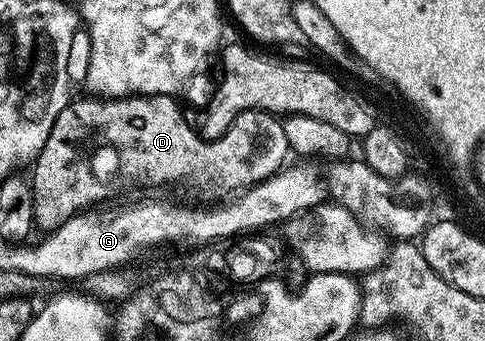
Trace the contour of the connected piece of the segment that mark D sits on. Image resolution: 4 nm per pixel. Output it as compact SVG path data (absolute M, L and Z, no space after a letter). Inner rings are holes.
M141 94L130 98L105 98L103 96L87 96L88 98L77 97L69 102L66 108L62 108L62 112L58 112L58 120L54 120L54 128L50 128L50 136L46 136L46 144L42 148L42 152L37 156L34 165L31 167L32 174L30 178L33 183L38 184L38 213L35 216L35 225L37 227L44 226L48 222L47 229L49 231L57 230L62 224L66 224L66 220L70 220L73 216L72 210L66 210L66 200L64 193L68 186L72 186L72 206L80 206L85 211L95 207L97 204L104 204L107 198L112 198L115 194L120 194L123 190L156 190L159 186L185 186L192 194L197 194L201 198L201 203L212 204L217 200L227 199L229 196L239 195L248 189L249 186L255 186L257 182L264 182L272 174L282 169L289 161L290 151L288 141L286 140L286 132L284 131L283 121L279 117L273 116L263 110L247 110L242 112L232 121L231 128L220 138L210 138L205 140L199 133L192 131L192 126L186 119L182 118L182 114L176 107L177 99L172 96L161 96L159 94ZM72 166L76 166L76 170L80 170L80 174L92 174L92 178L84 178L84 182L80 182L80 178L76 178L76 182L72 182L72 178L67 178L68 174L72 174Z

